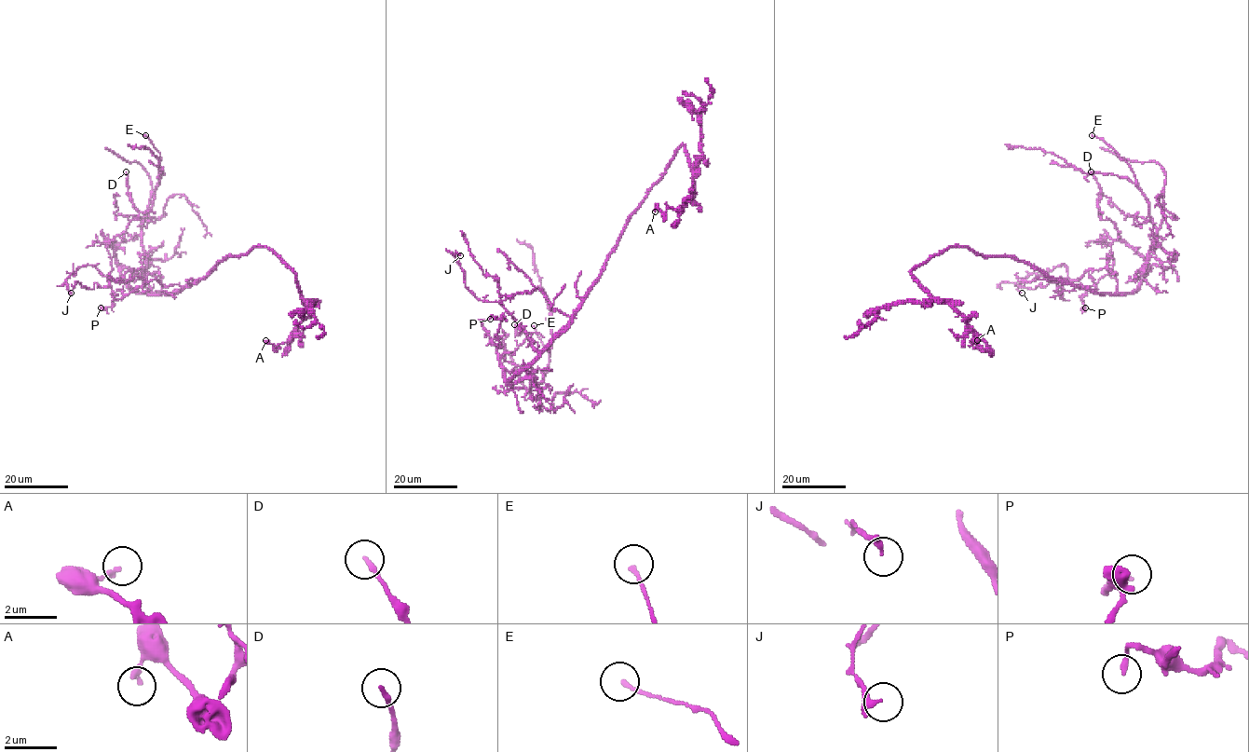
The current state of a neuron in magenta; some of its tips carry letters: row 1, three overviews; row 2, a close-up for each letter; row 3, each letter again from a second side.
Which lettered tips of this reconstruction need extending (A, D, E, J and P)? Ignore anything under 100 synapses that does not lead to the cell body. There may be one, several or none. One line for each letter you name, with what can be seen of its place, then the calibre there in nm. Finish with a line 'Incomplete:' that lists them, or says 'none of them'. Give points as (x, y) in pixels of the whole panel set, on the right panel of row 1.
Incomplete: none of them

